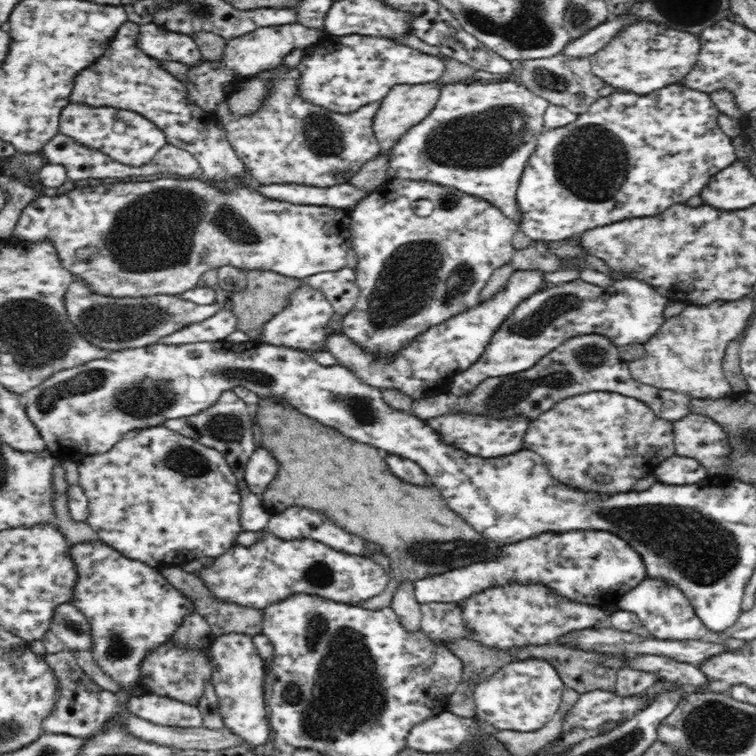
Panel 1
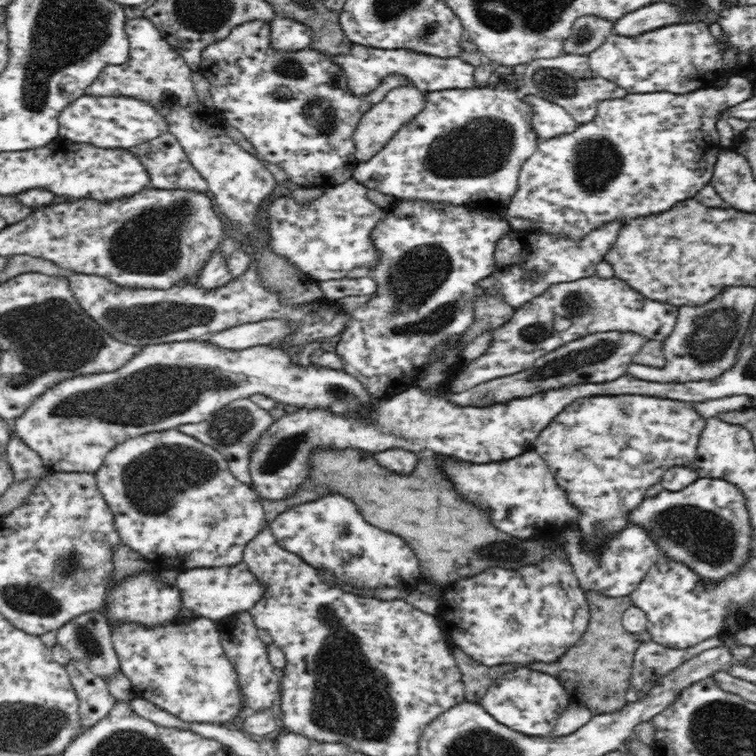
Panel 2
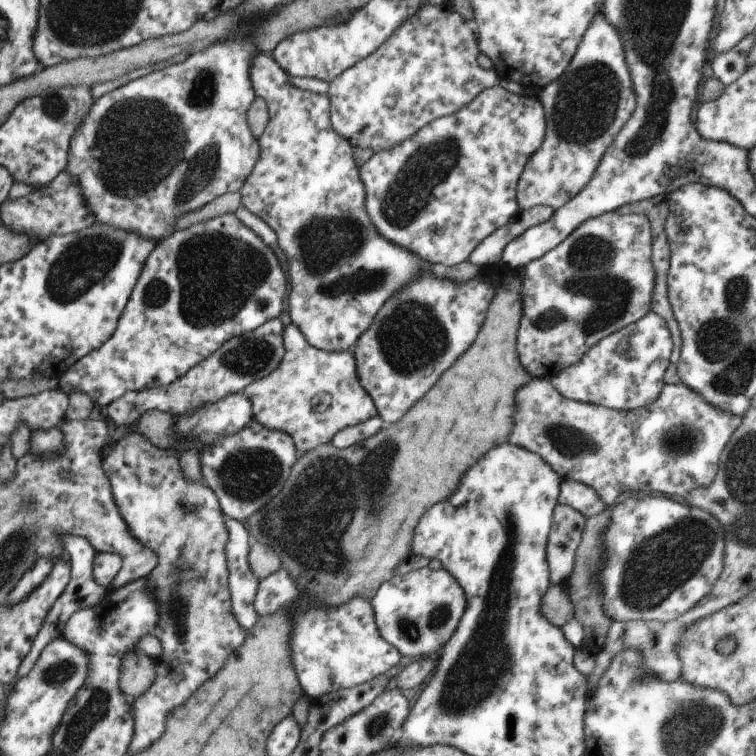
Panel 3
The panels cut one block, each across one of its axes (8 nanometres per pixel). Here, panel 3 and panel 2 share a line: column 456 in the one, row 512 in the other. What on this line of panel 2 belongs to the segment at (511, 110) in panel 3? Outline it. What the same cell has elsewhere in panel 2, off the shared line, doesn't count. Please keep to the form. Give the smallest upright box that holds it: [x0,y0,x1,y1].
[93,428,269,572]

